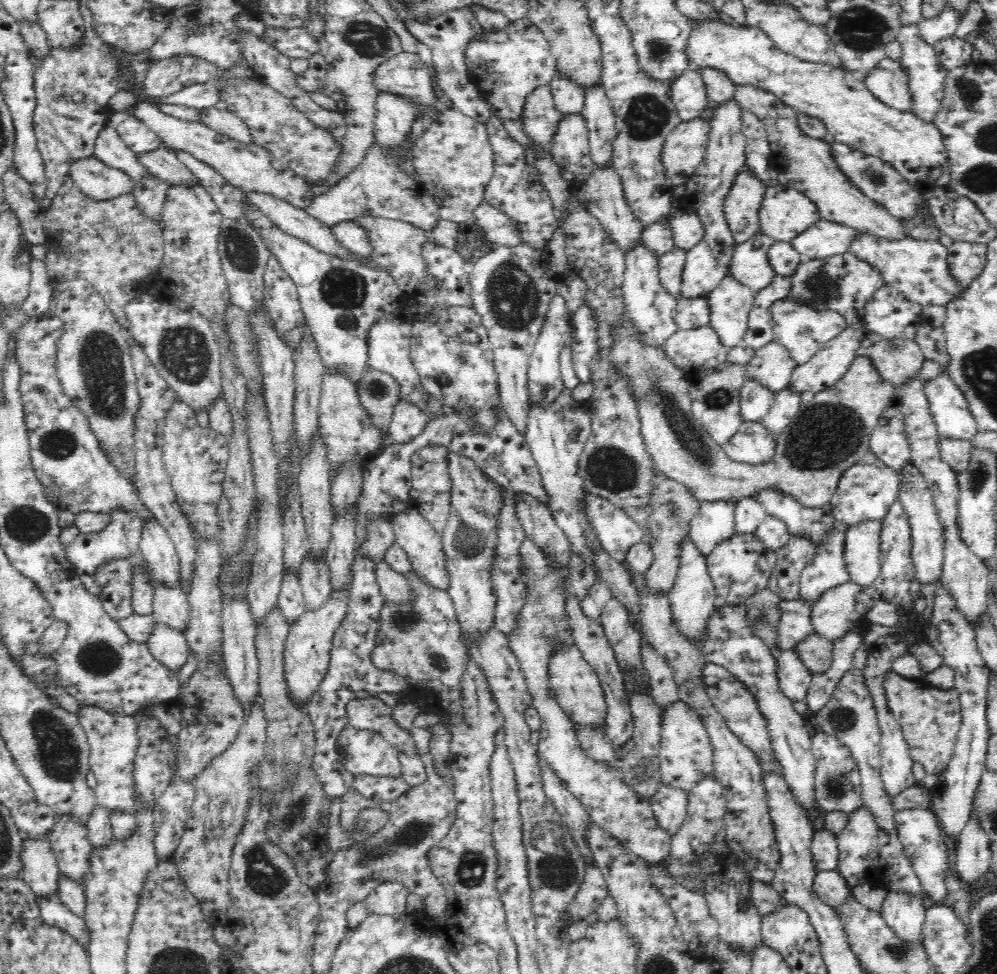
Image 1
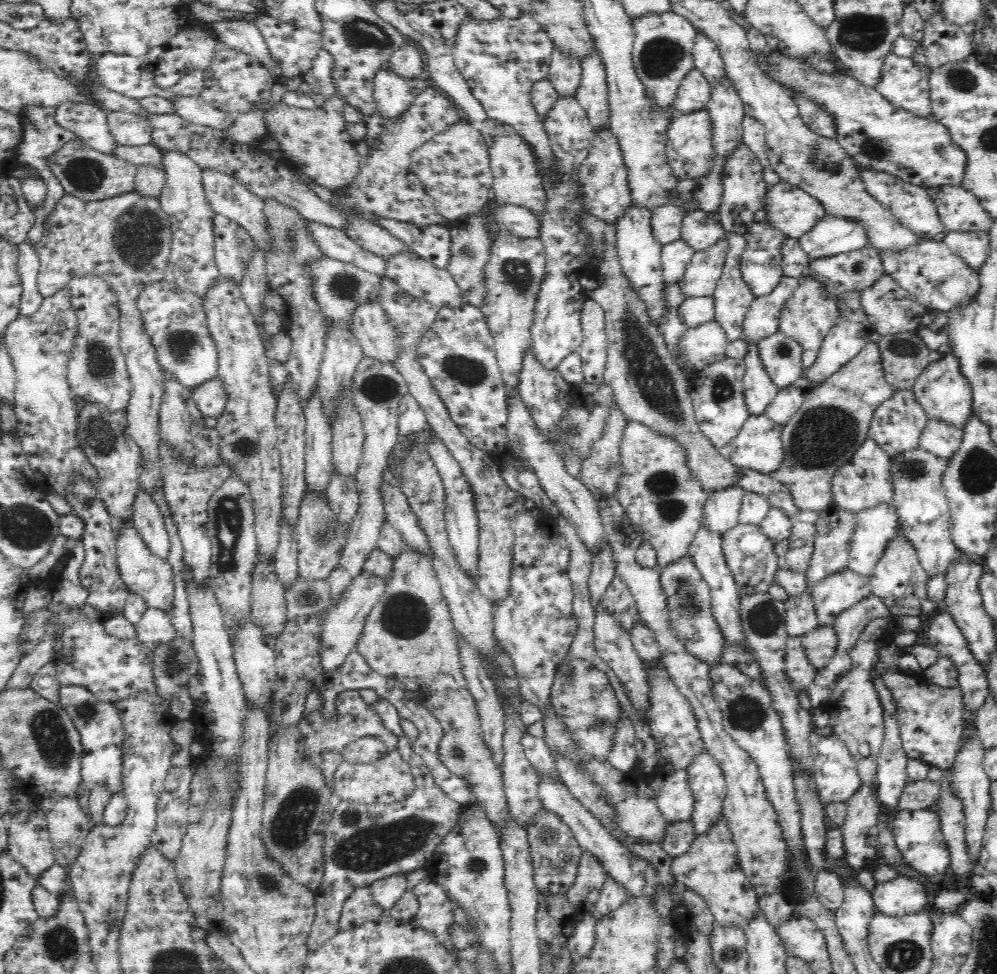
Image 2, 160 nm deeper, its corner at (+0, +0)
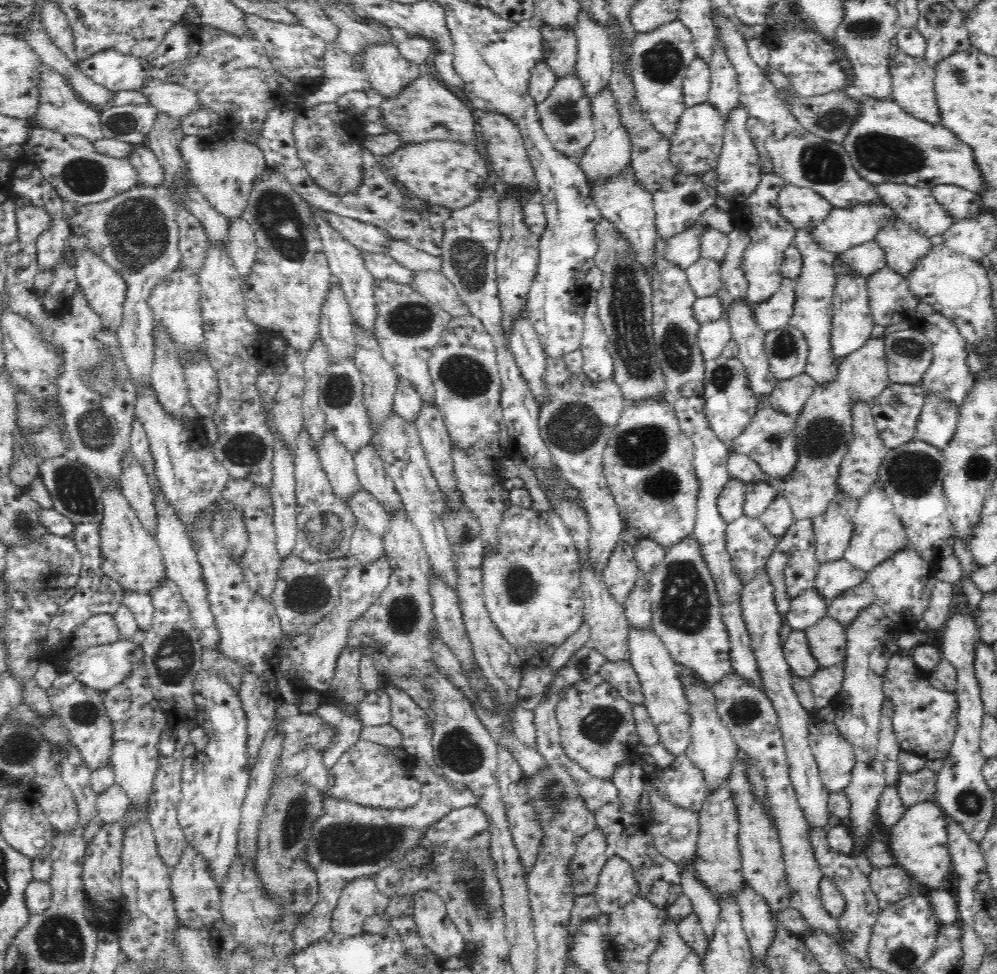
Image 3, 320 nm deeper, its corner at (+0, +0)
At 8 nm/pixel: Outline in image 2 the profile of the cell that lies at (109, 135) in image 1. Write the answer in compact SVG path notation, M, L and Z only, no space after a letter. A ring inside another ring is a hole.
M62 102L54 106L54 121L98 152L111 154L116 139L108 129L106 111L94 103Z

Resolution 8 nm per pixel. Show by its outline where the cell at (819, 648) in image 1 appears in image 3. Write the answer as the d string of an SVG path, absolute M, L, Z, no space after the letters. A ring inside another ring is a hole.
M826 615L805 630L814 658L821 668L844 666L847 630L835 618Z

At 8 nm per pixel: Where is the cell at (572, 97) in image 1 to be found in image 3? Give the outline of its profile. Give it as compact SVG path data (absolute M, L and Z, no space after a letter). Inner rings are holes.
M542 22L542 37L544 37L543 56L557 77L577 70L577 40L572 28L565 26L554 28L547 22Z

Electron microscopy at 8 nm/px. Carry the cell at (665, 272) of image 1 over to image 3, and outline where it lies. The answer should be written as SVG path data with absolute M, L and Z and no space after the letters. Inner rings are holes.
M702 217L694 222L690 228L680 232L676 236L672 236L667 240L665 257L680 268L688 268L701 257L701 236L709 227L708 223Z

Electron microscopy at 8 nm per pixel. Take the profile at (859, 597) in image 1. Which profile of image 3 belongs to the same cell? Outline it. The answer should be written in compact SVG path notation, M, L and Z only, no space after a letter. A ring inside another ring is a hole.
M844 557L840 560L822 562L816 577L816 588L820 594L830 602L834 596L838 596L842 590L860 584L864 572L852 566Z

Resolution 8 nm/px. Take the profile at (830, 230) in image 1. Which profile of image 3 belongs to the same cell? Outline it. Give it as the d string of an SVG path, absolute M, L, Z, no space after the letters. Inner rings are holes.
M879 198L874 202L860 202L860 204L846 208L834 207L825 219L815 226L813 237L822 248L838 254L874 240L886 225L897 221L899 220L895 212Z

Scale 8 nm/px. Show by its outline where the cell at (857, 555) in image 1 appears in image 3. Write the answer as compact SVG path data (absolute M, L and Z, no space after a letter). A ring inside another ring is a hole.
M876 484L859 499L853 524L855 528L843 557L864 574L871 572L874 567L882 564L901 550L914 549L914 545L908 539L908 533L904 529L902 519L896 514L892 501L879 484Z

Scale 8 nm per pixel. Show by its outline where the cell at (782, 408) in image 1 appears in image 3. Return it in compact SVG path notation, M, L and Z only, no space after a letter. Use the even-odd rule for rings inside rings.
M806 372L778 380L771 393L772 409L788 415L800 415L816 385L816 381Z

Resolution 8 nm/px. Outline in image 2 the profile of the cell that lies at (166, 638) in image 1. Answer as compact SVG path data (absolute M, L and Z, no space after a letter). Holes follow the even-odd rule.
M146 606L142 618L135 624L137 637L149 648L154 650L156 646L168 644L170 638L174 638L176 628L170 617L159 608Z

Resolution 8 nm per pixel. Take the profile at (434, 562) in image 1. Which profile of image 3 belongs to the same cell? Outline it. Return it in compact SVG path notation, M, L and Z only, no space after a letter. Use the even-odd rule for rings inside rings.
M372 442L358 449L353 462L363 489L373 494L386 511L403 509L400 494L396 492L393 479L386 473L384 462Z

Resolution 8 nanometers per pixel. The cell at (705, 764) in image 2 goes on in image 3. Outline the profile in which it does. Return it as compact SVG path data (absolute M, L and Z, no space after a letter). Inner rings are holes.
M678 665L679 680L684 687L684 695L688 701L690 713L690 744L685 752L687 757L698 767L704 775L707 789L714 790L729 776L733 767L733 760L739 746L733 739L730 729L717 713L717 700L710 685L704 683L700 676L690 671L690 668Z

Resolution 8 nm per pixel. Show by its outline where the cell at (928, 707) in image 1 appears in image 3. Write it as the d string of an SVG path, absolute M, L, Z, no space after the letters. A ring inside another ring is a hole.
M901 651L890 657L884 674L883 693L884 698L894 707L892 724L901 750L915 753L927 760L946 759L958 726L956 695L932 686L928 681L928 673L916 666L910 653Z

